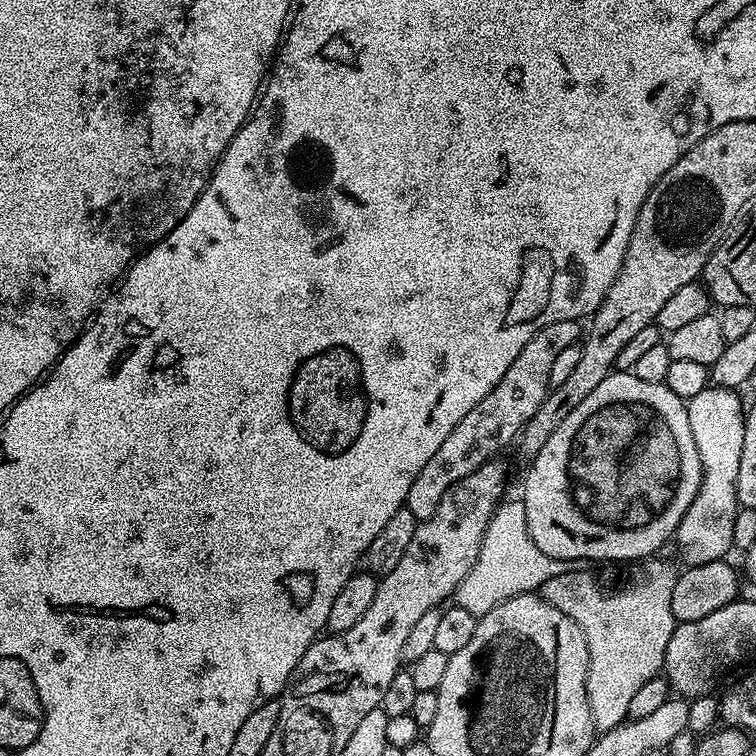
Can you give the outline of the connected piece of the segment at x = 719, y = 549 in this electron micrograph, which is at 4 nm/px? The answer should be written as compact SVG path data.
M709 386L702 390L702 394L694 394L694 398L687 401L690 430L704 471L698 494L694 494L694 502L690 502L690 510L686 510L674 537L674 545L688 566L702 566L706 562L725 559L729 555L727 552L734 548L738 462L742 462L746 415L746 404L740 401L740 395L731 388Z

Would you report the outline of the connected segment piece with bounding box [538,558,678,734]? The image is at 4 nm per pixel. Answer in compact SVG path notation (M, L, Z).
M660 558L649 559L643 565L645 568L641 576L634 577L625 588L616 588L613 592L607 592L590 573L575 572L575 570L550 578L538 589L538 595L546 603L562 610L562 614L574 618L582 634L586 634L590 654L586 698L590 702L590 718L594 722L597 733L600 734L614 730L628 719L633 695L645 682L650 682L650 678L661 675L664 667L664 655L678 623L670 610L670 594L674 590L678 568L675 568L668 560L656 559Z

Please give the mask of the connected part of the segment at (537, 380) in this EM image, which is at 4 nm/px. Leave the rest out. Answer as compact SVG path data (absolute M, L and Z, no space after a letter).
M581 321L550 322L550 326L542 326L542 330L538 330L538 334L534 334L534 338L526 342L526 346L522 346L518 358L510 362L510 370L502 374L502 382L498 382L498 386L494 386L494 390L490 390L490 394L486 394L486 398L482 398L482 402L478 402L478 406L474 406L470 414L466 414L466 418L462 418L462 422L454 426L454 430L450 430L446 442L438 446L430 462L422 466L418 478L414 478L410 494L406 494L406 506L417 522L430 518L430 514L438 510L442 494L446 494L446 490L450 490L454 482L466 478L466 474L474 474L474 470L478 470L488 460L499 457L500 451L511 440L513 443L519 437L526 422L534 418L538 406L542 406L548 396L550 370L554 367L558 354L562 354L566 346L577 343L581 336Z

